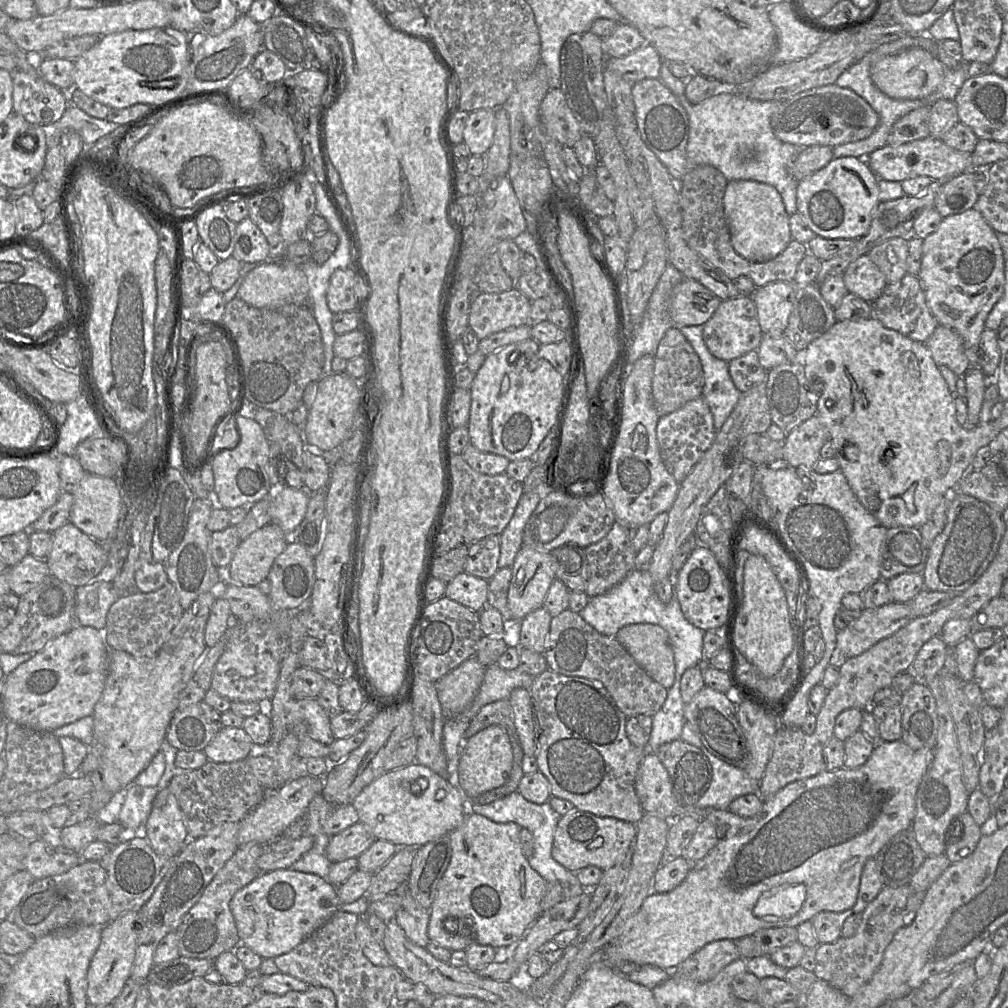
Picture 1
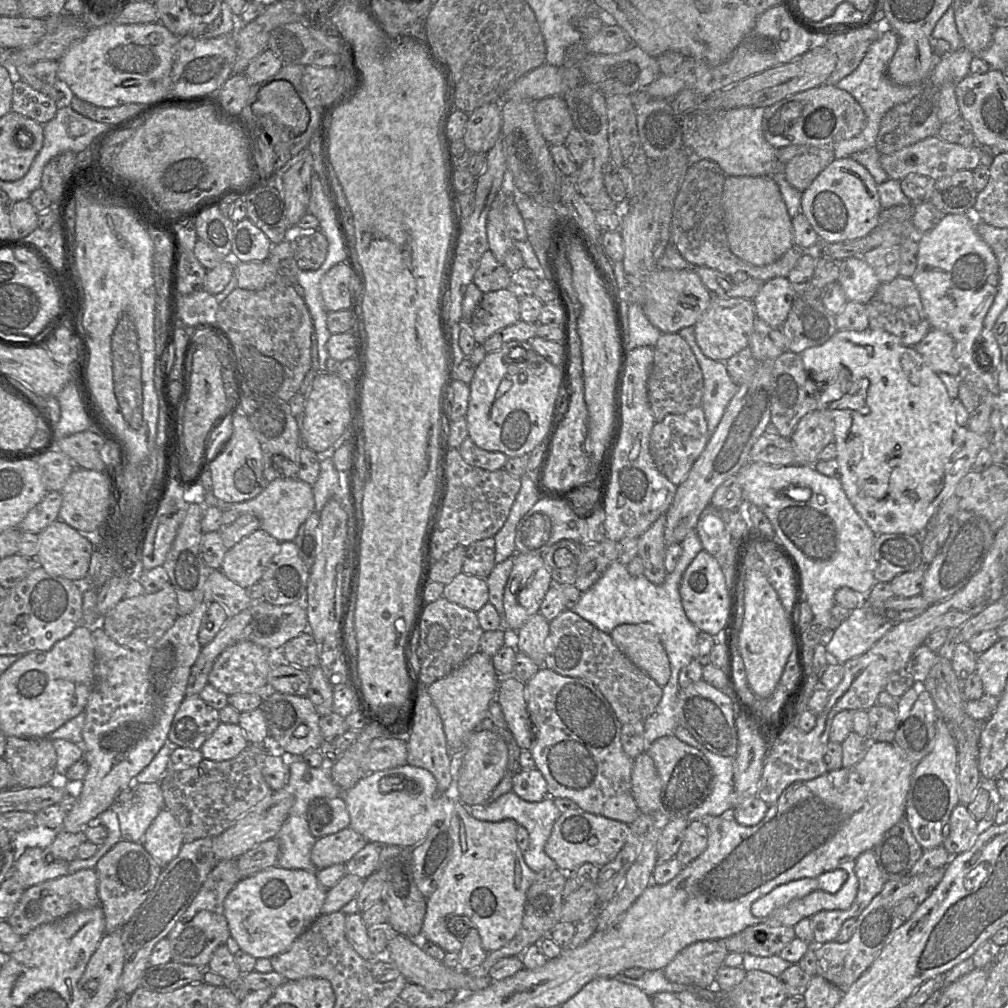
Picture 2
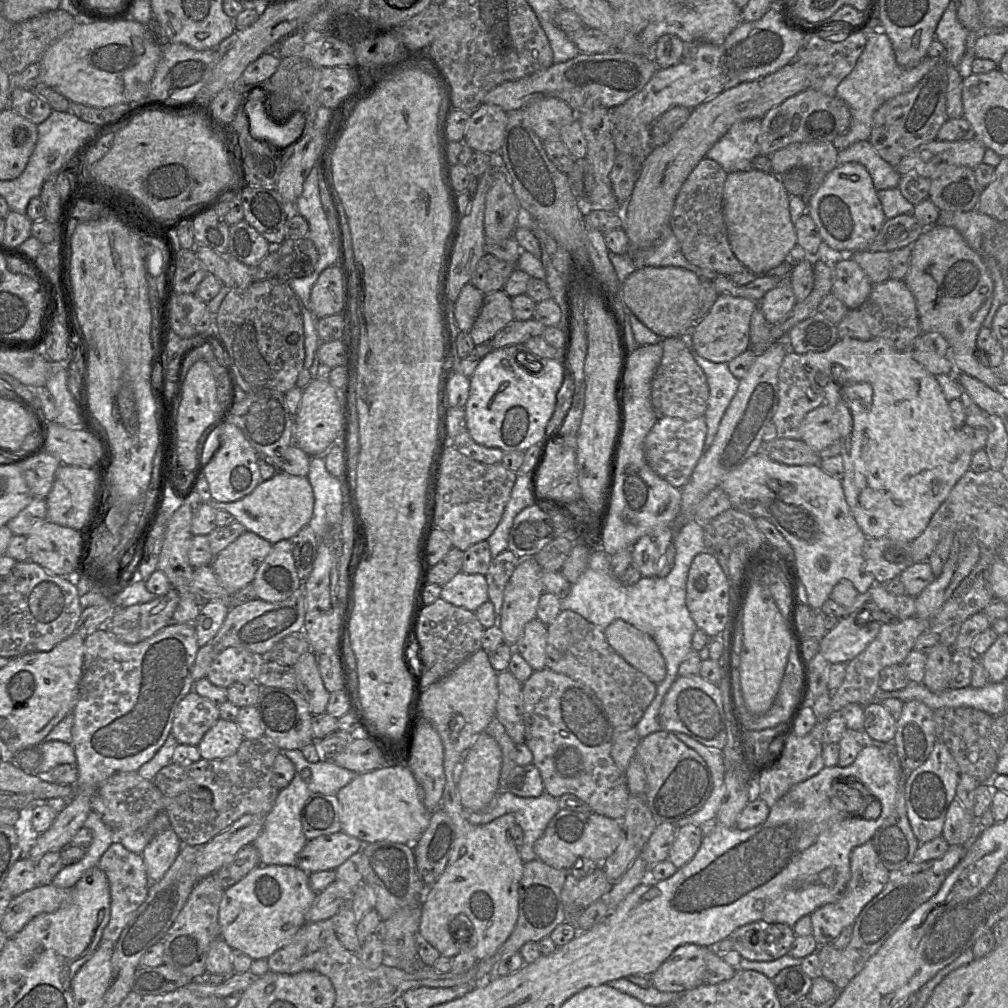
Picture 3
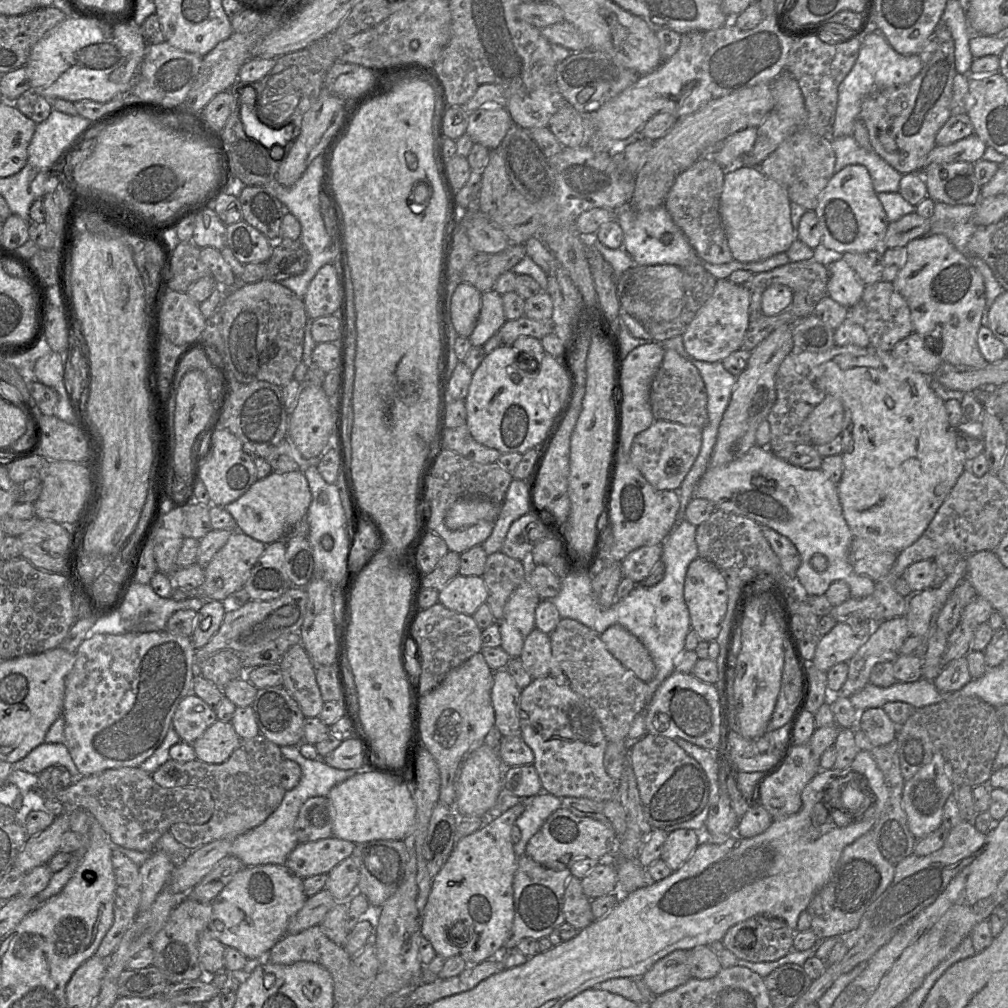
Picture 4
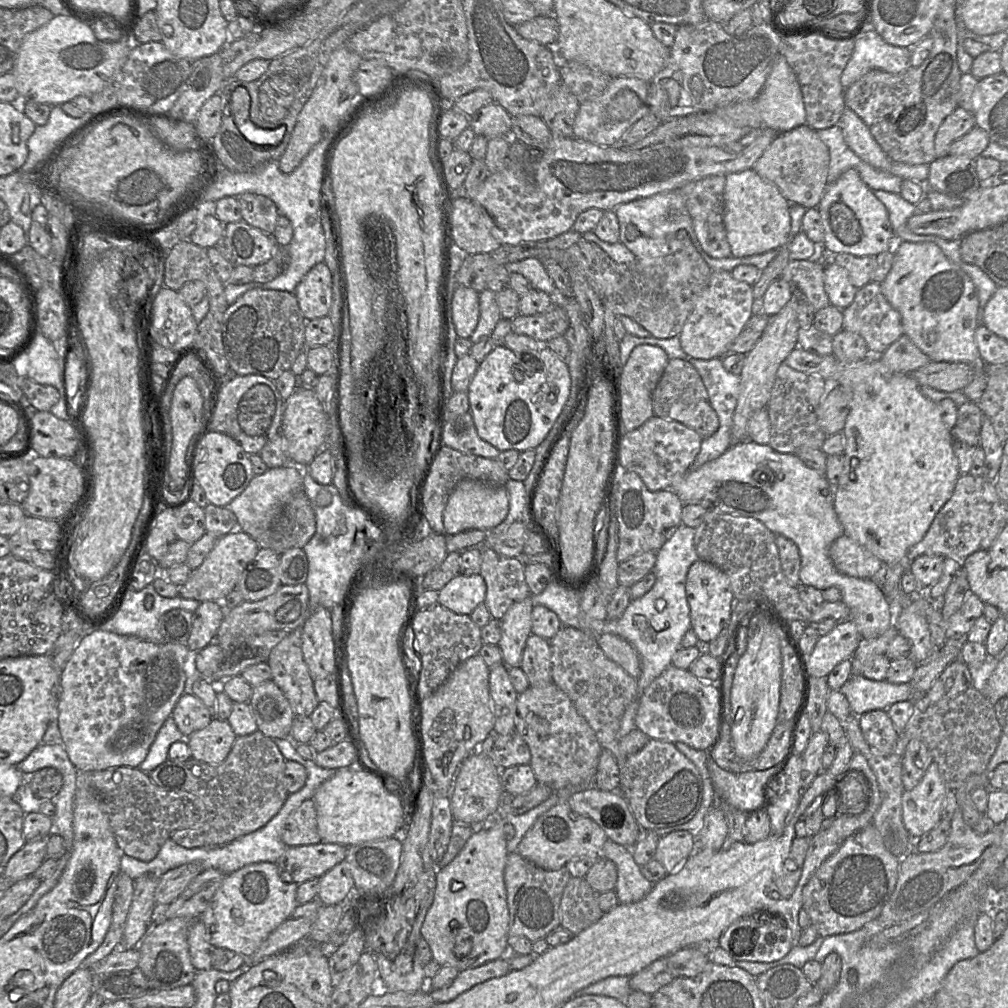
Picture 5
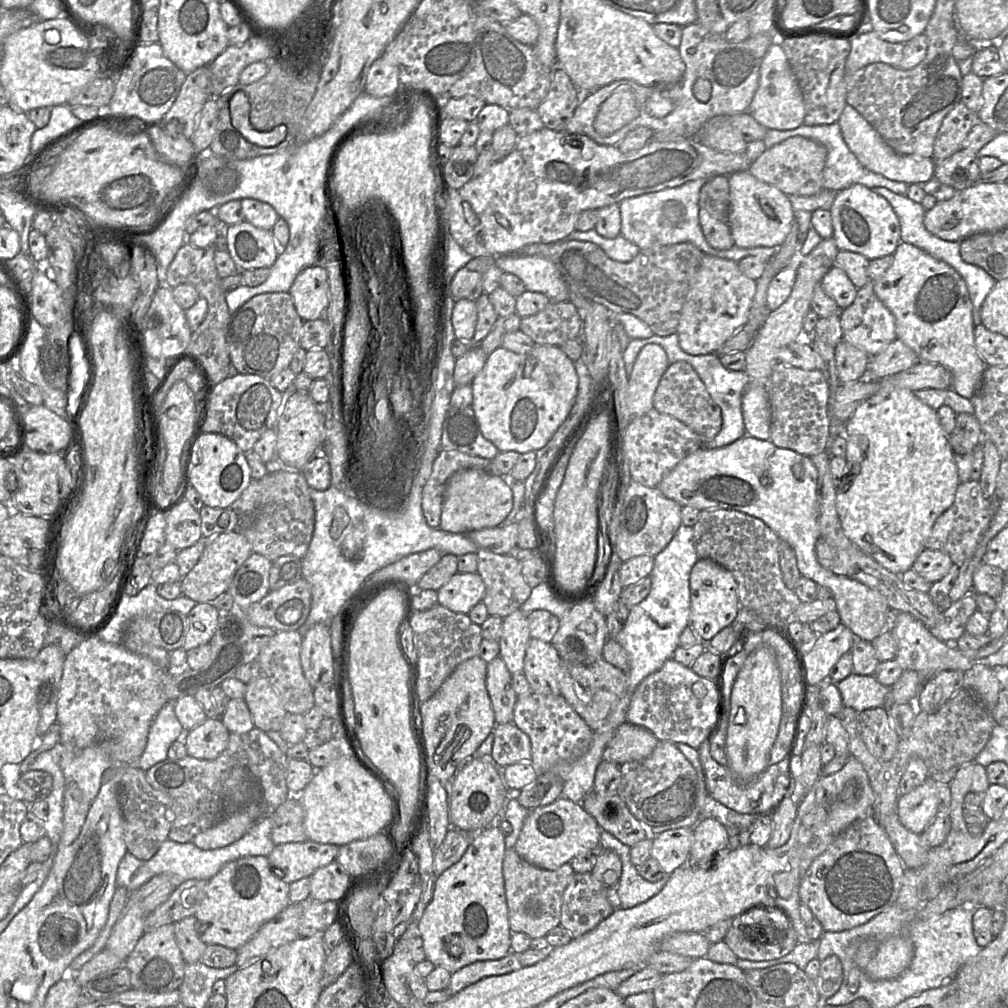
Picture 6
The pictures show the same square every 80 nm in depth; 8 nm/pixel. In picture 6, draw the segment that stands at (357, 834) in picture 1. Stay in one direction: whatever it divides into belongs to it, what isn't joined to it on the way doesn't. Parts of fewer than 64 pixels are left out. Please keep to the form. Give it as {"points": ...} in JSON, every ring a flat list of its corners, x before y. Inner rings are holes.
{"points":[[310,840,305,842,280,844,275,846,270,855,267,856,267,859,272,867,273,873,274,868,280,869,284,873,284,879,282,881,287,884,291,884,303,878,309,878,318,868,325,867,335,861,339,847,340,846,333,844,320,844]]}

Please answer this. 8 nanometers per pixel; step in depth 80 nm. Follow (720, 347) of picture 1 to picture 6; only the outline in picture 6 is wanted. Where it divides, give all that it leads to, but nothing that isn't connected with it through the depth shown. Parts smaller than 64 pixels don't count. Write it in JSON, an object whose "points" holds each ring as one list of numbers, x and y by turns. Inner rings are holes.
{"points":[[704,254,691,279,676,330,681,349,695,356,715,353,748,322,755,292,756,281,739,270,738,262]]}

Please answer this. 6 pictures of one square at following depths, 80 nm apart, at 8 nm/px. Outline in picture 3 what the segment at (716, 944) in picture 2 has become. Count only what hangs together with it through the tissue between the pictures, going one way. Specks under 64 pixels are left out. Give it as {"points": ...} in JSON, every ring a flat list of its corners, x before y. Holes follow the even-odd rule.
{"points":[[685,944,678,947,650,976,652,986,662,992,680,992,705,983,706,955,709,951,710,947,697,944]]}

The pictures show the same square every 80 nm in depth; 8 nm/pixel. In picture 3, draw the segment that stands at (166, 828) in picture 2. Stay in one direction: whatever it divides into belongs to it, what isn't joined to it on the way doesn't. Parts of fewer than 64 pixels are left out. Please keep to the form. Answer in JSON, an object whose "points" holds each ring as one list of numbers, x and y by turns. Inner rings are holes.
{"points":[[169,829,156,835,142,853,150,886,162,879,174,863,183,844,175,831]]}

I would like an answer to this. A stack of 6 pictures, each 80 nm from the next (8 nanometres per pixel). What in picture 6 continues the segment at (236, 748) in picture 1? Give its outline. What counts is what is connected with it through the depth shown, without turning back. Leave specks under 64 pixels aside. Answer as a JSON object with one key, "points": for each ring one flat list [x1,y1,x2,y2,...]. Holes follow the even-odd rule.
{"points":[[207,718,185,733,183,737,187,754,201,760,215,760,227,748,229,730,221,718]]}

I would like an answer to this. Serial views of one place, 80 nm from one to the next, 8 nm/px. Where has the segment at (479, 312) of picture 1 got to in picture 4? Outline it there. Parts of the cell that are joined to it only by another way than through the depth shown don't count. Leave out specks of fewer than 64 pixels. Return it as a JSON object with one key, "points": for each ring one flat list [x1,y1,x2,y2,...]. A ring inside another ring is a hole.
{"points":[[493,289,481,293,482,303,477,325,468,337,473,346,482,346,507,321,502,295]]}

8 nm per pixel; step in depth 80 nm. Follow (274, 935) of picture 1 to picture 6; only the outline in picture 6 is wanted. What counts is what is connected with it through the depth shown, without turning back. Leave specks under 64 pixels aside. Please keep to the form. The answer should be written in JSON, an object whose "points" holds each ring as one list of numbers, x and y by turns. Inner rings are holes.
{"points":[[248,856,225,864,208,881,204,898,194,916,202,924,209,925,200,934,203,942,238,950,289,904,289,884,273,873,267,857]]}

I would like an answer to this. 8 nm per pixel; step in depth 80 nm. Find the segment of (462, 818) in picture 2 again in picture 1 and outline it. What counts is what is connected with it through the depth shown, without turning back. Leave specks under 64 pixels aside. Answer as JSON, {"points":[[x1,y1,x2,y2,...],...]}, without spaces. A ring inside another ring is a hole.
{"points":[[467,808,467,817,465,818,463,824,449,833,452,855,450,863,439,882,435,899,429,909,430,919,427,933,430,941,436,942,450,951,465,950,474,942,481,945,489,945,495,949,513,947,524,936,530,926,537,920,542,913,541,901,545,894,548,882,530,866,528,859,523,854,520,842,520,830,521,827,514,822,495,823,485,816,469,812,469,809]]}

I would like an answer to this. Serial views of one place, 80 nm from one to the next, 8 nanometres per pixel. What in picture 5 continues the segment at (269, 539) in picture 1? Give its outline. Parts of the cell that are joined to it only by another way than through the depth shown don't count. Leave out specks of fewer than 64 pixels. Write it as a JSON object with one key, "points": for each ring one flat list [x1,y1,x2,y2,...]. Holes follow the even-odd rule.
{"points":[[240,529,219,537,203,563,192,570,186,583,182,586,177,586,178,595,185,599,195,599,199,602,221,601,235,589,243,571,255,558,259,549,260,547,256,540]]}

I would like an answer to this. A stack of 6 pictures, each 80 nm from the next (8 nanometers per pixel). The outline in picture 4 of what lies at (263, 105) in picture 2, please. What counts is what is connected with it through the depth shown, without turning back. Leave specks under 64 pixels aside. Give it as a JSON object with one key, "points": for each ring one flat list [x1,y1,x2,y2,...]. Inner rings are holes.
{"points":[[248,86,240,90,240,118,247,136,268,149,284,147,292,138,295,126,291,123,275,129,263,124,256,114,256,91]]}

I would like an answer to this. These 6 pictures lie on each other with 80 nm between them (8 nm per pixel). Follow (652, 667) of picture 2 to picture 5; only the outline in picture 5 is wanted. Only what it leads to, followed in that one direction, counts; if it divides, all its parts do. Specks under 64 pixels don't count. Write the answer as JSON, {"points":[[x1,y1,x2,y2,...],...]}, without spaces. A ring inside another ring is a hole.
{"points":[[605,633,597,638,605,655,620,665,629,675,638,679,641,675,641,662,636,649,624,638]]}

